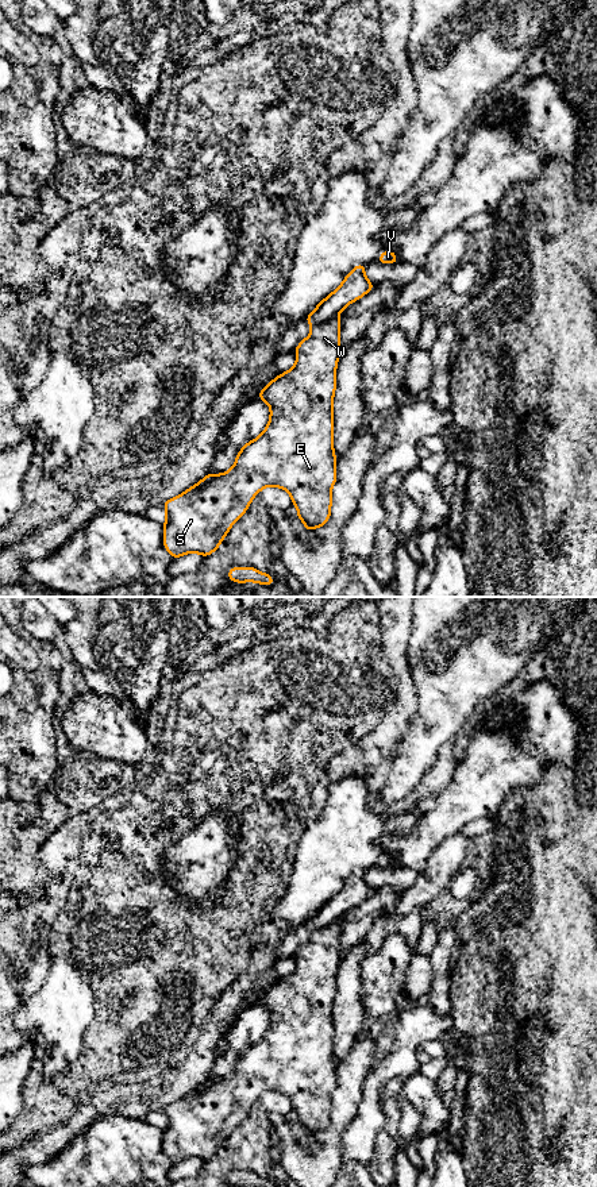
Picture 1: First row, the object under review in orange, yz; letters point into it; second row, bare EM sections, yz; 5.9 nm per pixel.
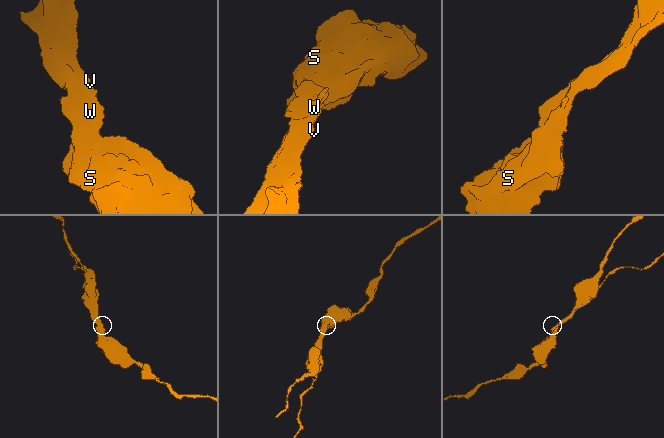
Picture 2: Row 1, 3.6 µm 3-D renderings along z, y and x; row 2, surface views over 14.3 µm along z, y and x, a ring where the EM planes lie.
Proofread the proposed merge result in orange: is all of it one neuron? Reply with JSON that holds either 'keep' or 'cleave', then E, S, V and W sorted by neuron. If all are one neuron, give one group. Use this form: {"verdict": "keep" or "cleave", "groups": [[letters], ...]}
{"verdict": "cleave", "groups": [["E", "S", "W"], ["V"]]}

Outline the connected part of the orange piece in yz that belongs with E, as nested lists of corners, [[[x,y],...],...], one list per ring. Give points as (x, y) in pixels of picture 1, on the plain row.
[[[339,924],[312,932],[309,941],[294,953],[294,971],[263,991],[258,1003],[270,1011],[269,1028],[257,1044],[240,1053],[228,1076],[208,1076],[204,1084],[162,1109],[166,1115],[166,1126],[162,1129],[163,1152],[174,1164],[192,1157],[203,1163],[215,1157],[234,1128],[246,1118],[251,1105],[266,1091],[281,1092],[289,1098],[298,1115],[297,1124],[307,1136],[327,1129],[331,1121],[331,1095],[336,1087],[332,1005],[339,937]]]

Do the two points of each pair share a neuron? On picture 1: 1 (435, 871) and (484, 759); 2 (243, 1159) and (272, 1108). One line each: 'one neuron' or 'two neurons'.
1: two neurons
2: one neuron

